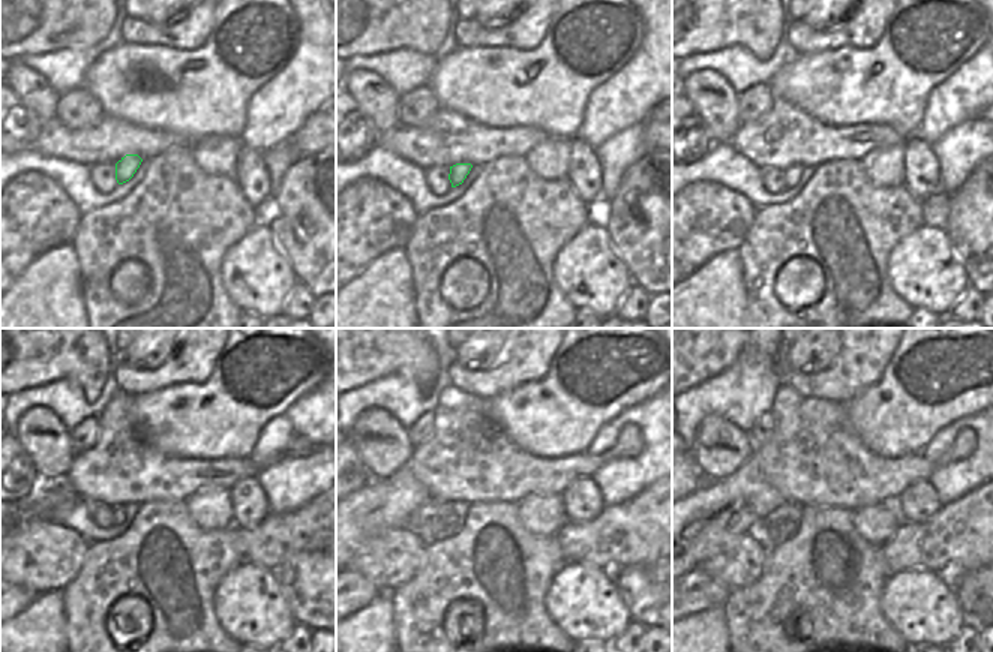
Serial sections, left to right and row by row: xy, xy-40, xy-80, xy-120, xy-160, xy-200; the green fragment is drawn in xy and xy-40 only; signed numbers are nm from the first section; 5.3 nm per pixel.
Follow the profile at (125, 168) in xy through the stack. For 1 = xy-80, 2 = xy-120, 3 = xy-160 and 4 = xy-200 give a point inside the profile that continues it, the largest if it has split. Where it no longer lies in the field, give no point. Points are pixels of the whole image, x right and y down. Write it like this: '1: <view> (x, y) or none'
1: xy-80 (792, 174)
2: xy-120 (117, 511)
3: xy-160 (452, 519)
4: xy-200 (791, 528)

